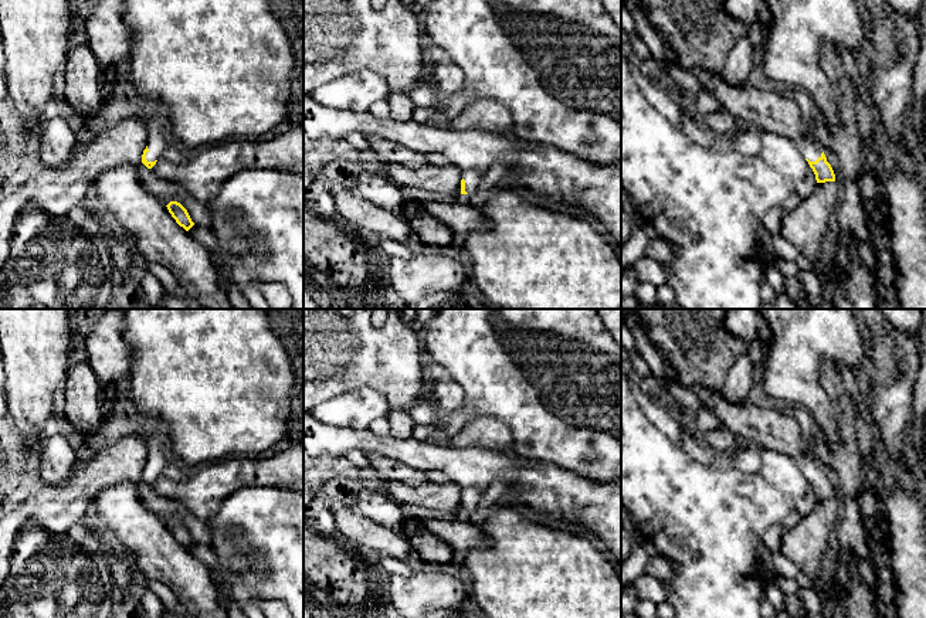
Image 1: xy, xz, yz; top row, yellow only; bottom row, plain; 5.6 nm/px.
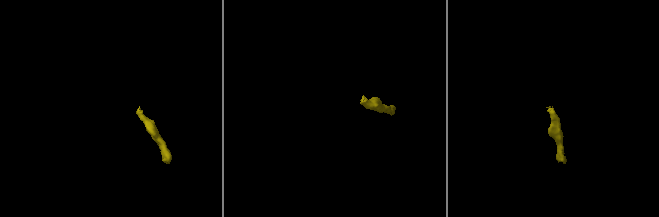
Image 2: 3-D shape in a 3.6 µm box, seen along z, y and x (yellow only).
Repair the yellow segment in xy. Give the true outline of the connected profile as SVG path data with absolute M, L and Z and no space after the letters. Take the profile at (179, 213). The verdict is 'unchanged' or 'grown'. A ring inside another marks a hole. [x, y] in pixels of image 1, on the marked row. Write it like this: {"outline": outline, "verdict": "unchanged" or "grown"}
{"outline": "M170 201L166 207L172 217L176 220L176 223L186 231L189 231L194 225L187 210L180 203Z", "verdict": "unchanged"}

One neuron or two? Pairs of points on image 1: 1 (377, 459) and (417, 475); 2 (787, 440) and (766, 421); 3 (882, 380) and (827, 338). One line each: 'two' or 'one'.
1: one
2: one
3: two

